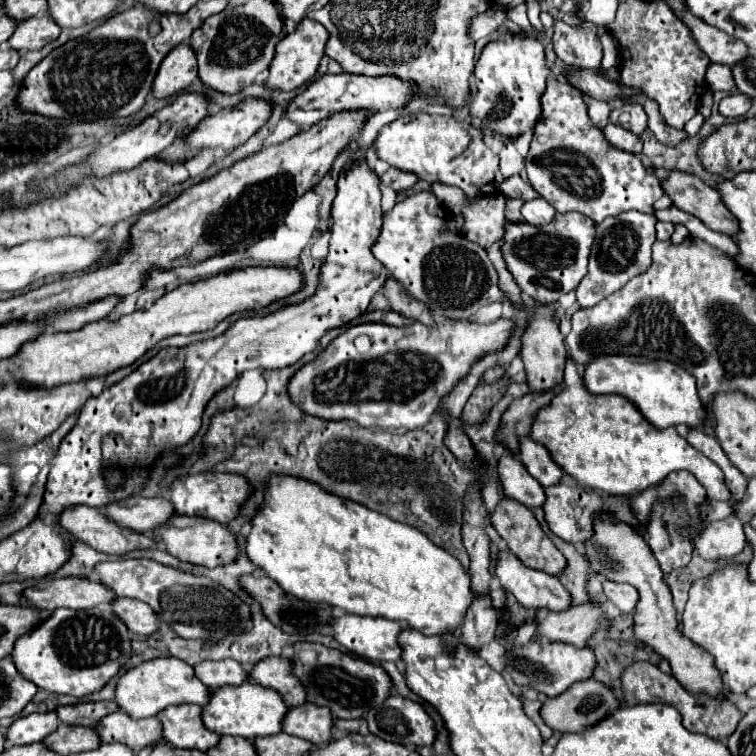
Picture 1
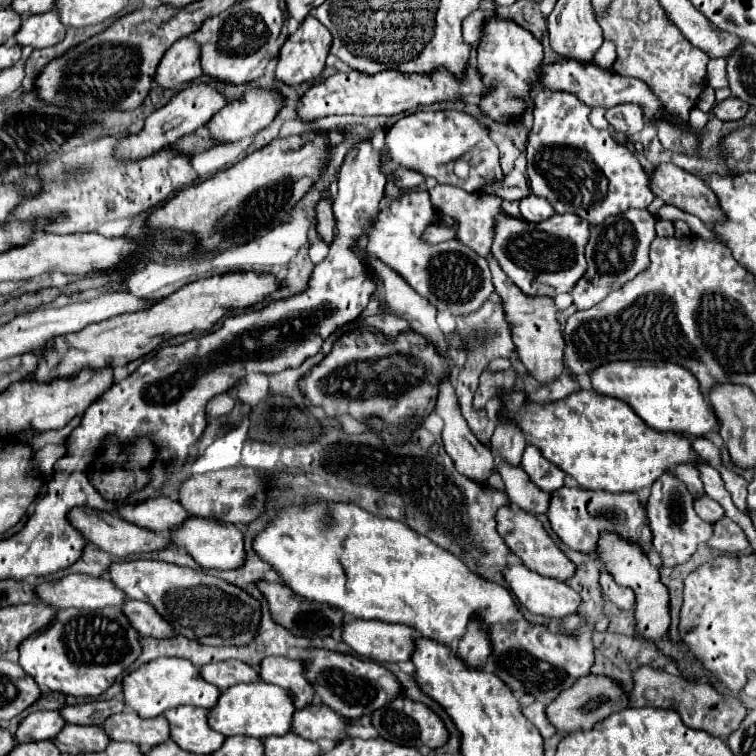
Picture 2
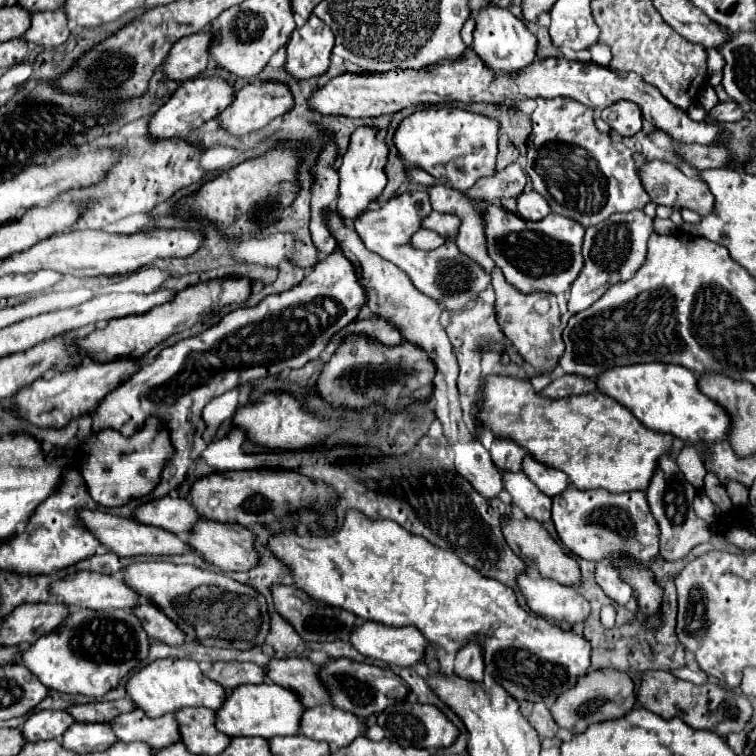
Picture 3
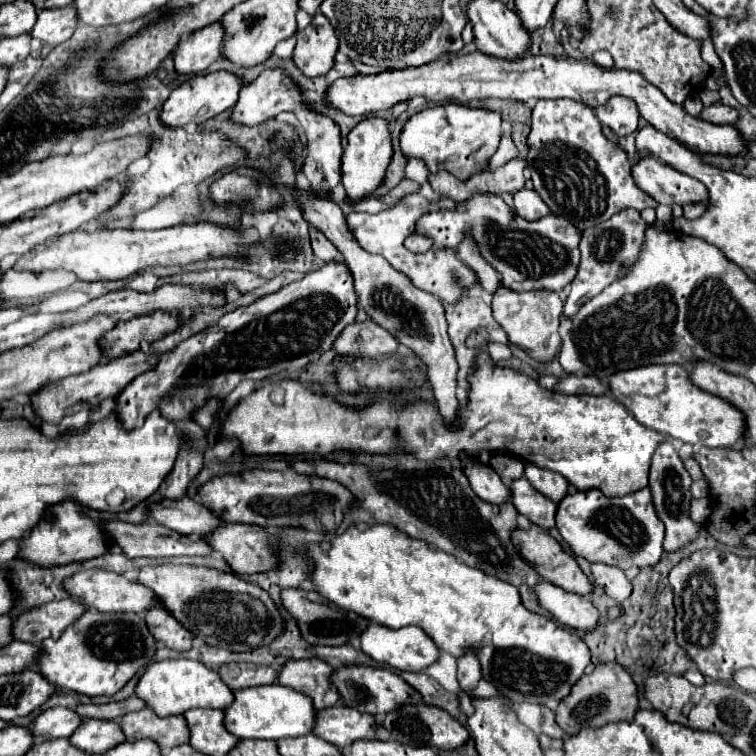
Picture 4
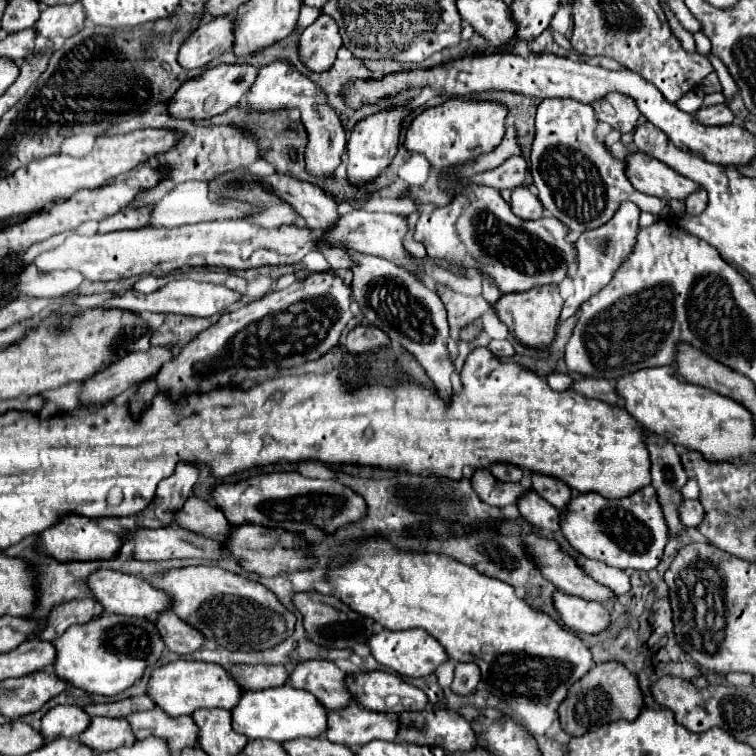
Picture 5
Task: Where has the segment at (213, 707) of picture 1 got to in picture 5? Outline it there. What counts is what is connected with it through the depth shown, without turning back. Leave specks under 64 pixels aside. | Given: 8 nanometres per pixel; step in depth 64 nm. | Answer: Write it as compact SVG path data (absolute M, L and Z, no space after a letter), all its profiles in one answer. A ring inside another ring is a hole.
M288 684L258 692L244 692L238 706L232 710L232 726L236 732L246 734L250 740L256 738L316 738L328 730L328 710L316 696Z

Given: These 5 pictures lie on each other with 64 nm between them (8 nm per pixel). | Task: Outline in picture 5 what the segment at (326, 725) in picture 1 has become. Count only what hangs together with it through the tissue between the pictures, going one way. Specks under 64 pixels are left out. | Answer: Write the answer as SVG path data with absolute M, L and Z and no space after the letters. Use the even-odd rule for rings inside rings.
M356 704L328 714L328 740L344 744L352 750L372 740L396 740L400 732L400 718L396 714L374 712Z

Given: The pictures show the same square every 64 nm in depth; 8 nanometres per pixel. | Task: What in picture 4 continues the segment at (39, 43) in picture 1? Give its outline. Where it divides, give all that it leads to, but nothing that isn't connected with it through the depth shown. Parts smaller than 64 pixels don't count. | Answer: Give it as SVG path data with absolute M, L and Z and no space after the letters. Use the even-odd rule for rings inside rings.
M74 6L40 10L38 20L36 20L34 28L30 30L30 36L42 40L44 44L56 46L74 34L74 30L78 28L78 22L80 20L76 18Z

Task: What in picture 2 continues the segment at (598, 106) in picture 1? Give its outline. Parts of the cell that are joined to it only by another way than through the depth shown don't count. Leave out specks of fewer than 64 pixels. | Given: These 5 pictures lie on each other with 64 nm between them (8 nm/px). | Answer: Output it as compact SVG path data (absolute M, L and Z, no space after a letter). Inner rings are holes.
M592 108L589 116L591 124L597 129L606 129L609 127L609 123L604 118L605 108Z

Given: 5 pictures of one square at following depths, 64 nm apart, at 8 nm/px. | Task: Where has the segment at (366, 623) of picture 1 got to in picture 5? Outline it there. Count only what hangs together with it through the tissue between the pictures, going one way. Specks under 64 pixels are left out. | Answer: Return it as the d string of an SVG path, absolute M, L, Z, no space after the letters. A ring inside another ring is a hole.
M380 630L368 640L374 658L390 668L392 672L404 676L404 678L424 678L434 674L438 666L448 662L448 654L440 642L436 642L428 632L424 630L402 630L402 632L392 632L392 630Z

